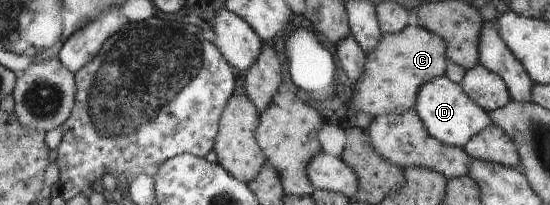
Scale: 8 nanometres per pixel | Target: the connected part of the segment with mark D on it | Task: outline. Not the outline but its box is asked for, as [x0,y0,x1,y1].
[415,77,493,148]

